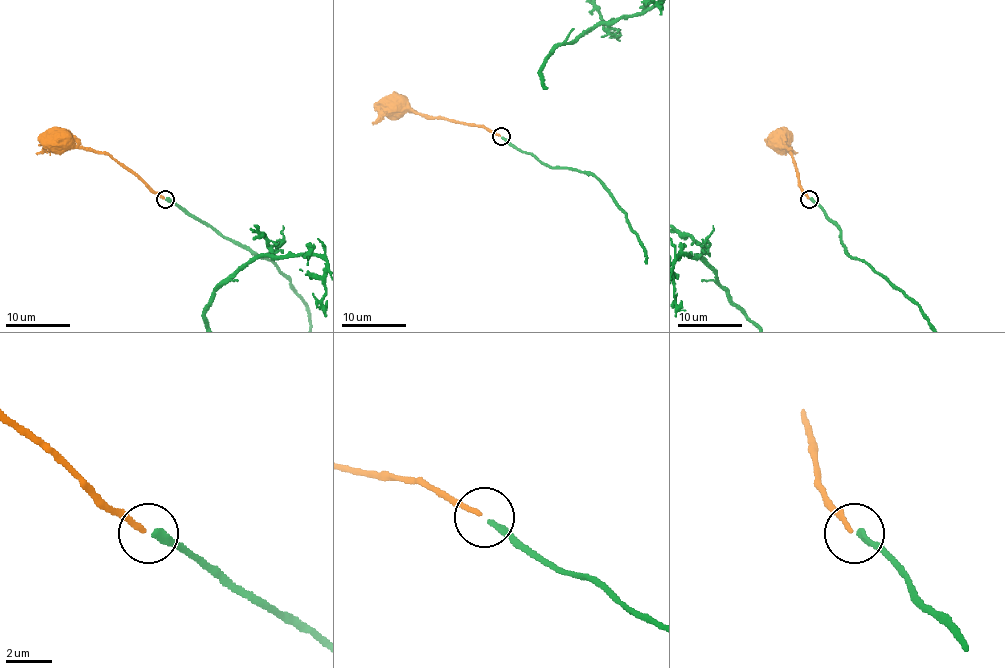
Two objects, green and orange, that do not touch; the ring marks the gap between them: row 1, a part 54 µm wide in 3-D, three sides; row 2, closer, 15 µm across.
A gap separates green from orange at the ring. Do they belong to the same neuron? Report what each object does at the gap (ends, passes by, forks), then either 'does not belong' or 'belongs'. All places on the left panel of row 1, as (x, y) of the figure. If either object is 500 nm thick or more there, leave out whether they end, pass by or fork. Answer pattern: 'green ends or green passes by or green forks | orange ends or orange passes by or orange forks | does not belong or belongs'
green ends | orange ends | does not belong

